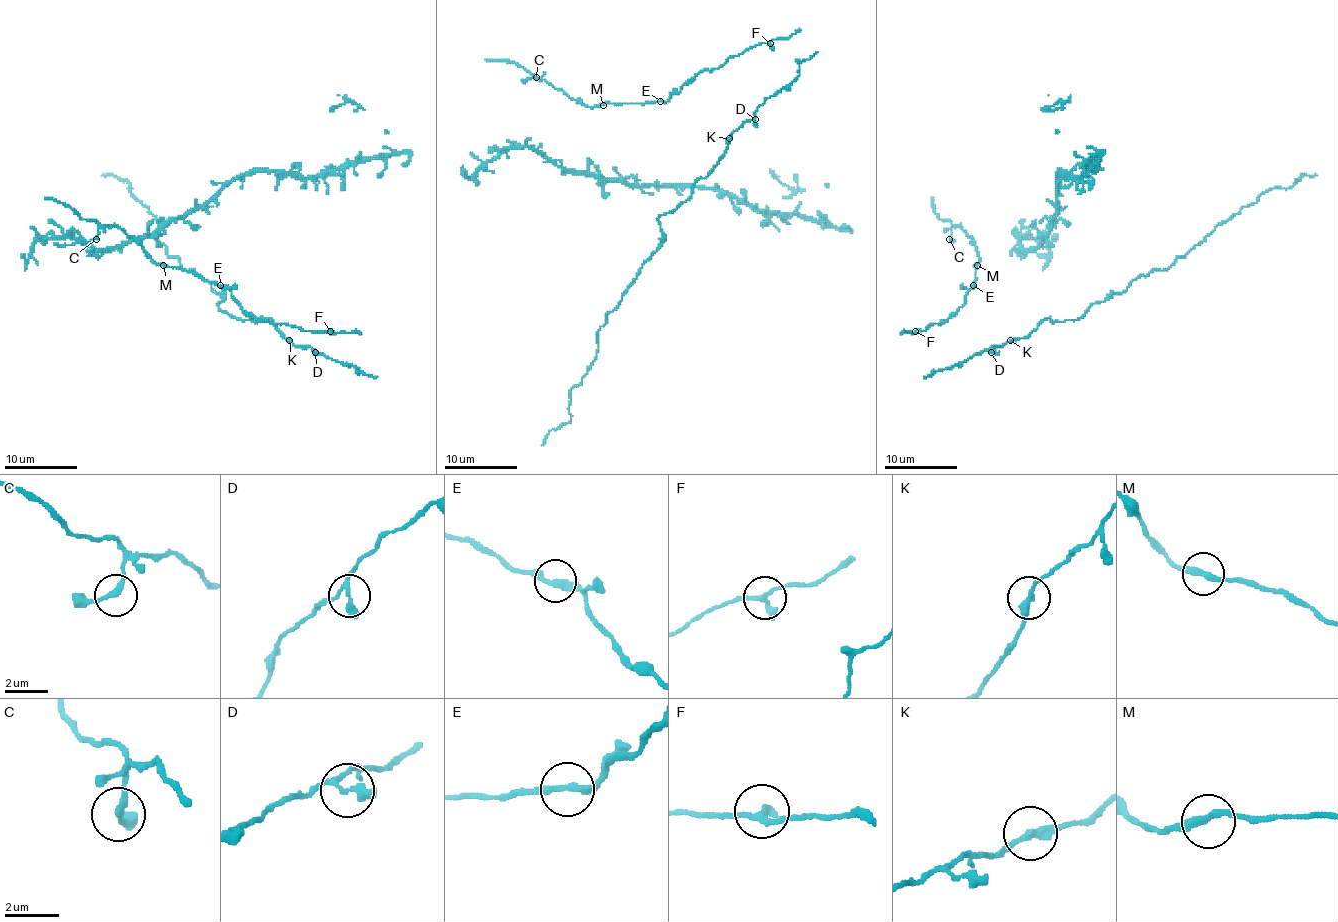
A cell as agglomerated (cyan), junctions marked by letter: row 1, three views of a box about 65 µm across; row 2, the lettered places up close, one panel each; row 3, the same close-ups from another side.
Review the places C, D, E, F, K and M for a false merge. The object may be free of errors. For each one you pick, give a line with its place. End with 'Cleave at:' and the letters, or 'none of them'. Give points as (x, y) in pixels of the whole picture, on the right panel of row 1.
Cleave at: none of them

